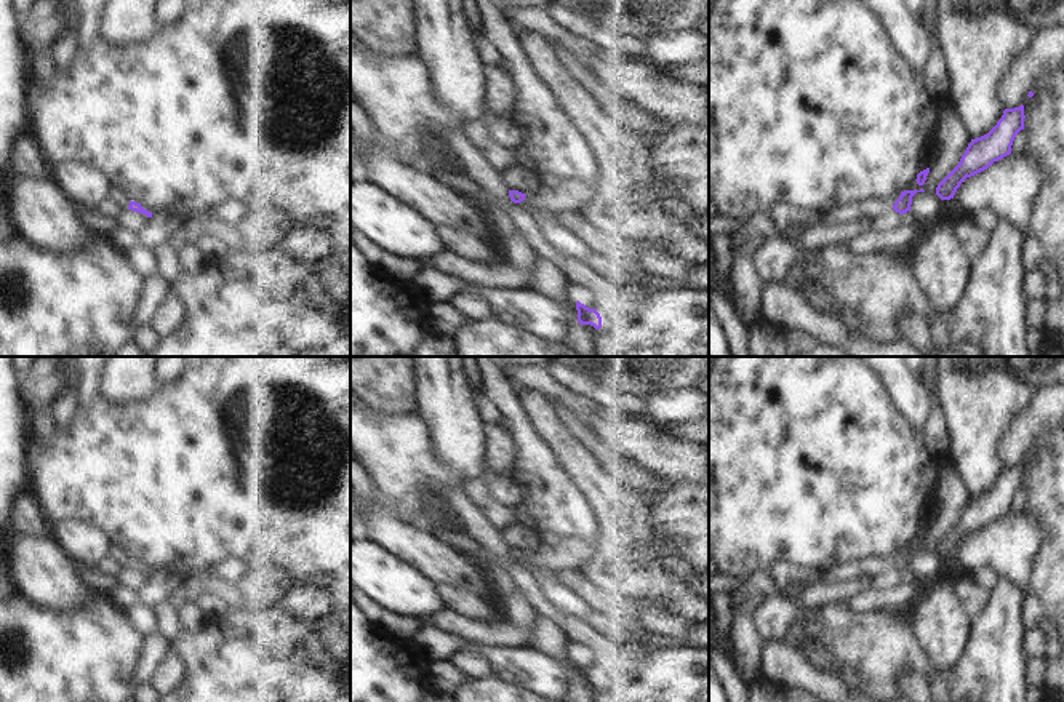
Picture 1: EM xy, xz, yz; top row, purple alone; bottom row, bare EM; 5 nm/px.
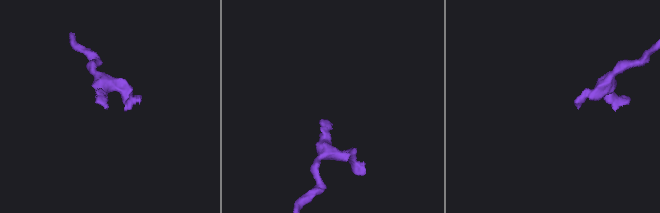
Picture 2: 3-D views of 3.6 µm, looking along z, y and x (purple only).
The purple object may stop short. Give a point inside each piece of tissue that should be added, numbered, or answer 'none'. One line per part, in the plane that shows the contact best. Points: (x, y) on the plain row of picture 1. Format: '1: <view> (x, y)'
none

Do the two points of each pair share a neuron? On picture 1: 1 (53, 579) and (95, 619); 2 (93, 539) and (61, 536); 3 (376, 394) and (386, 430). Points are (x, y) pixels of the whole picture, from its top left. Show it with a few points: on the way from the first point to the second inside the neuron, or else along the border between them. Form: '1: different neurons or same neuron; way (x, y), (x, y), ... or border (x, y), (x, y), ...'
1: different neurons; border (95, 594), (69, 610), (50, 610), (40, 605)
2: same neuron; way (85, 539), (69, 536)
3: different neurons; border (367, 405), (386, 413), (415, 411)

